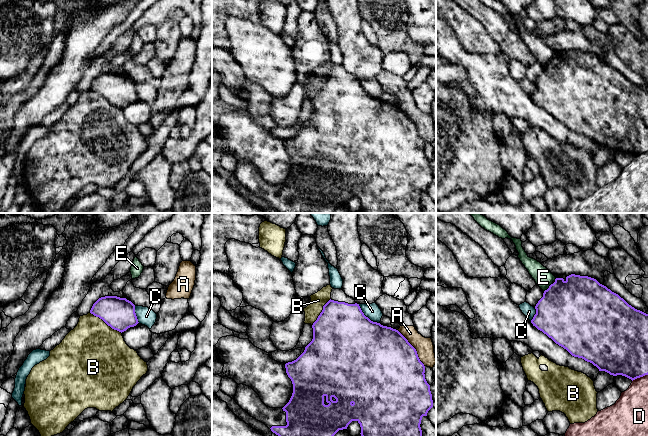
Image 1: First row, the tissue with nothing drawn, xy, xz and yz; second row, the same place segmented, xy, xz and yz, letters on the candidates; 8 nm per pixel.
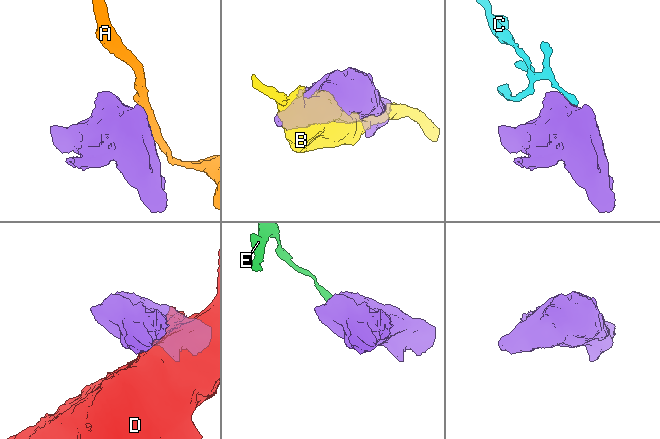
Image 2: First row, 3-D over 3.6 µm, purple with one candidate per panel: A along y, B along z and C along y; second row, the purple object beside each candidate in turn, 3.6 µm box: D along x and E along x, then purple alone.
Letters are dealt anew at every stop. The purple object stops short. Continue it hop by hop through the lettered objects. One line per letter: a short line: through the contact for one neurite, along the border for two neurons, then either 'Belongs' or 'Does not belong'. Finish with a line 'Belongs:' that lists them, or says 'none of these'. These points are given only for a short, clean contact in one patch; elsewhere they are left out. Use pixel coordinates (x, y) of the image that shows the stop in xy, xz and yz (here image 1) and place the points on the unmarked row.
A: Does not belong
B: Does not belong
C: Line: xz (358, 80), (366, 92), (378, 99). Does not belong
D: Does not belong
E: Line: yz (553, 59), (544, 67). Does not belong
Belongs: none of these

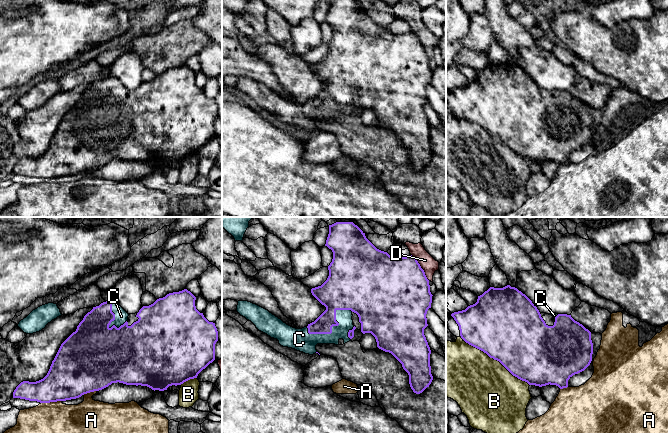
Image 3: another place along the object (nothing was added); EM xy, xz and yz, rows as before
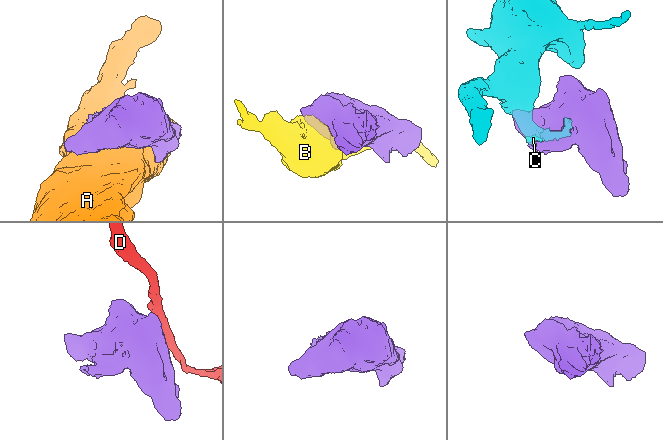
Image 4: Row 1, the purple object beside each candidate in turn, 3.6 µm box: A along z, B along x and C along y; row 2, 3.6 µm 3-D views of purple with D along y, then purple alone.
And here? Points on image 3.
A: Does not belong
B: Does not belong
C: Belongs
D: Does not belong
Belongs: C

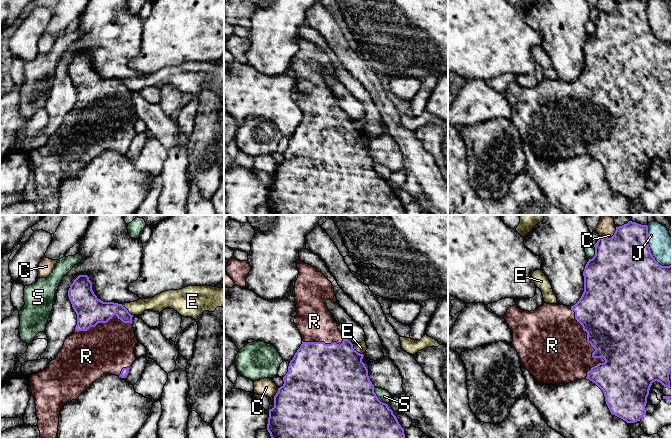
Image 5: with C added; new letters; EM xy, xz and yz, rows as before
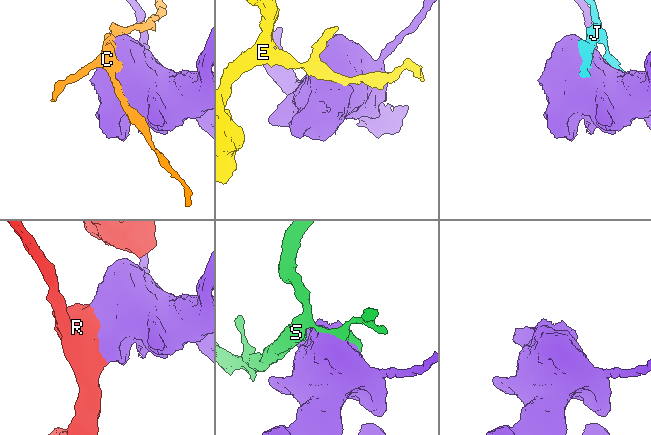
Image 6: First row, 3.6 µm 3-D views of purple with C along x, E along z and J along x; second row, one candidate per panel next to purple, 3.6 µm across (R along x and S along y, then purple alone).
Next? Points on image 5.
C: Does not belong
E: Line: xz (352, 120), (362, 130). Does not belong
J: Does not belong
R: Belongs
S: Does not belong
Belongs: R

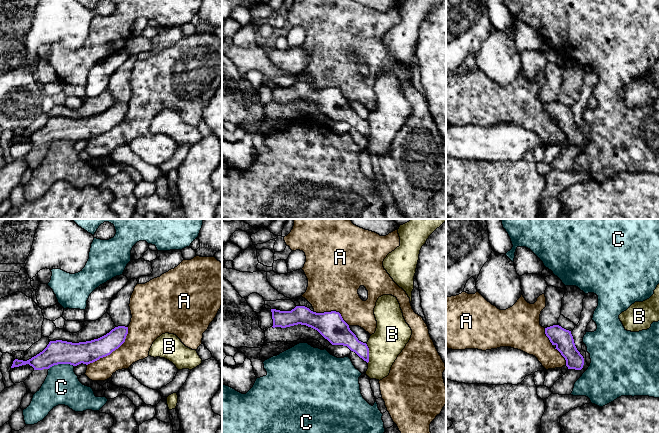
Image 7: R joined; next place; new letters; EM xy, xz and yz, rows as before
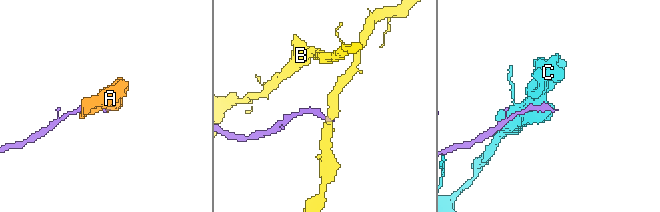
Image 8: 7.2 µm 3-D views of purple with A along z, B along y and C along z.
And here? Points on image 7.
A: Belongs
B: Does not belong
C: Does not belong
Belongs: A

